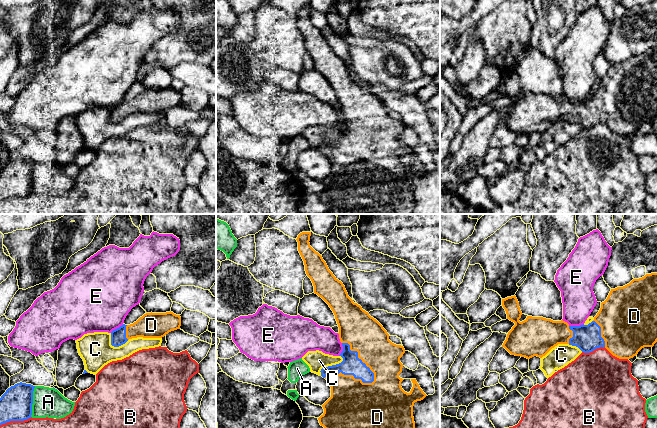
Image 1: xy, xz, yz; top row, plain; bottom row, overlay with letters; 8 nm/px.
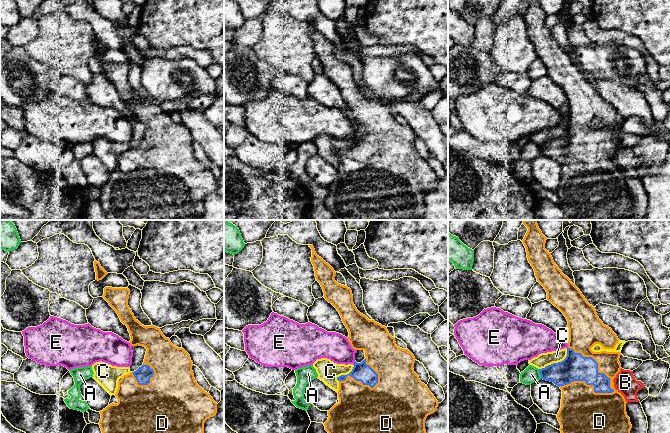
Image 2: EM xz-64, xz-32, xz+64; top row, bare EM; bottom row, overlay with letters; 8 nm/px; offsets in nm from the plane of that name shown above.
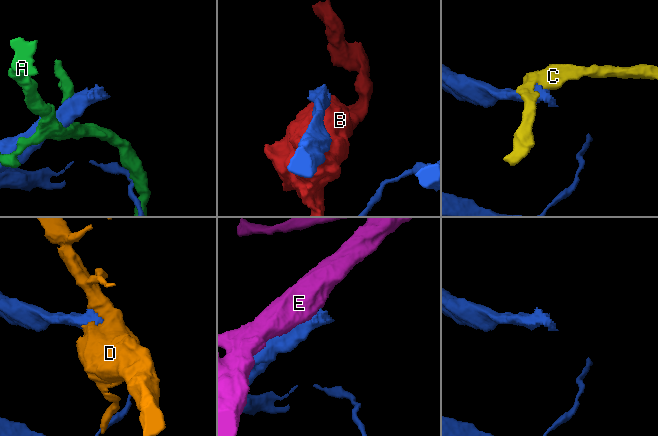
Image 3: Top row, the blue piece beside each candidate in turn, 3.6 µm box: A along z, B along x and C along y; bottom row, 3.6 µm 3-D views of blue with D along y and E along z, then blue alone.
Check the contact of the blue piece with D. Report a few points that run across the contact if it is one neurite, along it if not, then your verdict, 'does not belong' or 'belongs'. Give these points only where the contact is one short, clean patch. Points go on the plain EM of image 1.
belongs

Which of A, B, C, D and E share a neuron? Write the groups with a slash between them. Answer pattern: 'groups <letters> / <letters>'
groups A / B / C / D / E

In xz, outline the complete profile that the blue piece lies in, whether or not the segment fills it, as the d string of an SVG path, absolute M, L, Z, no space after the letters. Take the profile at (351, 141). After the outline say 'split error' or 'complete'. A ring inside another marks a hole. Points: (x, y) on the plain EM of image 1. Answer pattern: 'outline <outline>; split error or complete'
outline M311 8L298 11L298 27L313 59L314 69L329 81L335 91L343 122L339 131L343 137L320 147L331 163L331 173L322 181L324 189L318 194L320 201L328 207L329 214L413 214L413 182L427 171L416 155L411 155L413 163L409 169L401 163L404 155L399 153L403 144L400 134L405 129L404 123L392 119L383 102L353 78L343 59L310 22L310 12Z; split error

